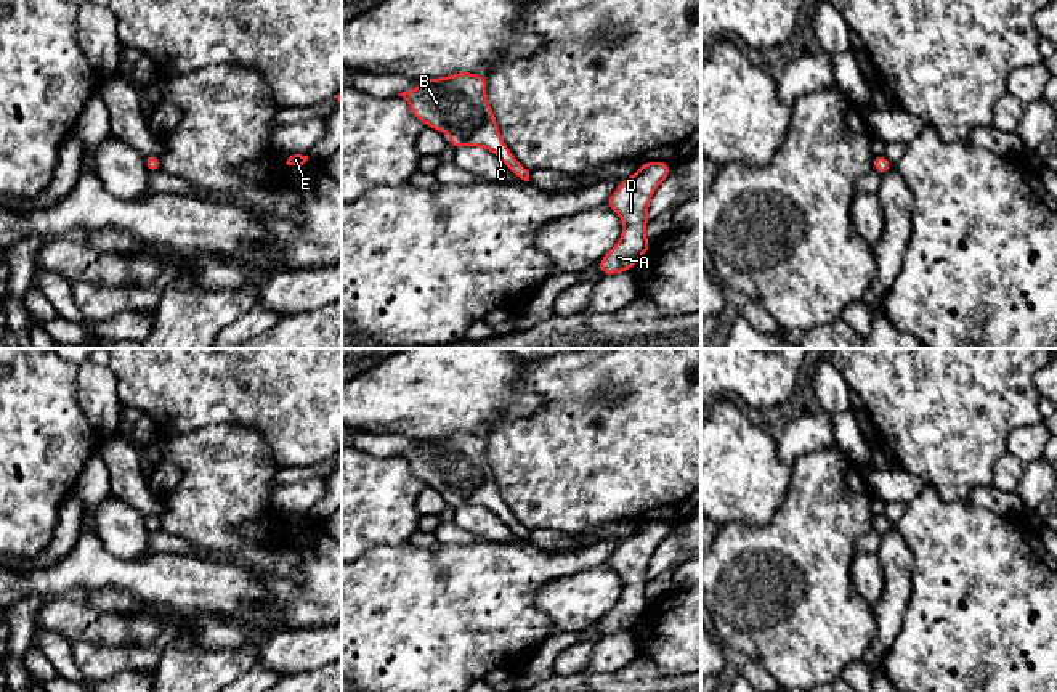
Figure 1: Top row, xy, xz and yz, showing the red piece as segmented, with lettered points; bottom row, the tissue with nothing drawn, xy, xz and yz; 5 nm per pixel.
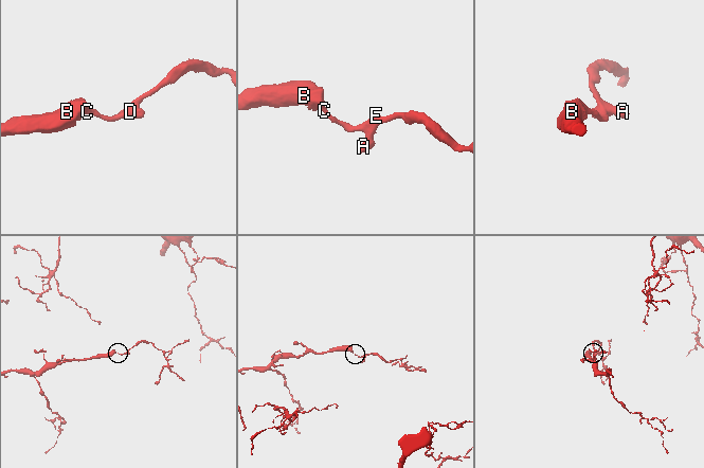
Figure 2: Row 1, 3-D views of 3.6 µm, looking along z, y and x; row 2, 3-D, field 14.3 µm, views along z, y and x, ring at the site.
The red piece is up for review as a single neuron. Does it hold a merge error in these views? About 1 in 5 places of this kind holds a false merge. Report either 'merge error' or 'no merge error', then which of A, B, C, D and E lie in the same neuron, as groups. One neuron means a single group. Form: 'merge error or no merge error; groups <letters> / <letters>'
no merge error; groups A B C D E

